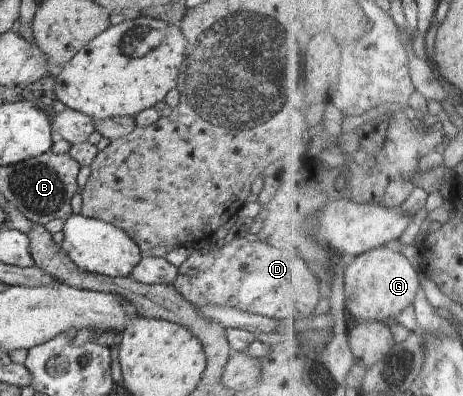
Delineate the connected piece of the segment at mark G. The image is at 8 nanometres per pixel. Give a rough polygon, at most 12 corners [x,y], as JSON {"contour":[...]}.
{"contour":[[382,246],[345,272],[346,306],[386,321],[418,299],[422,272]]}

